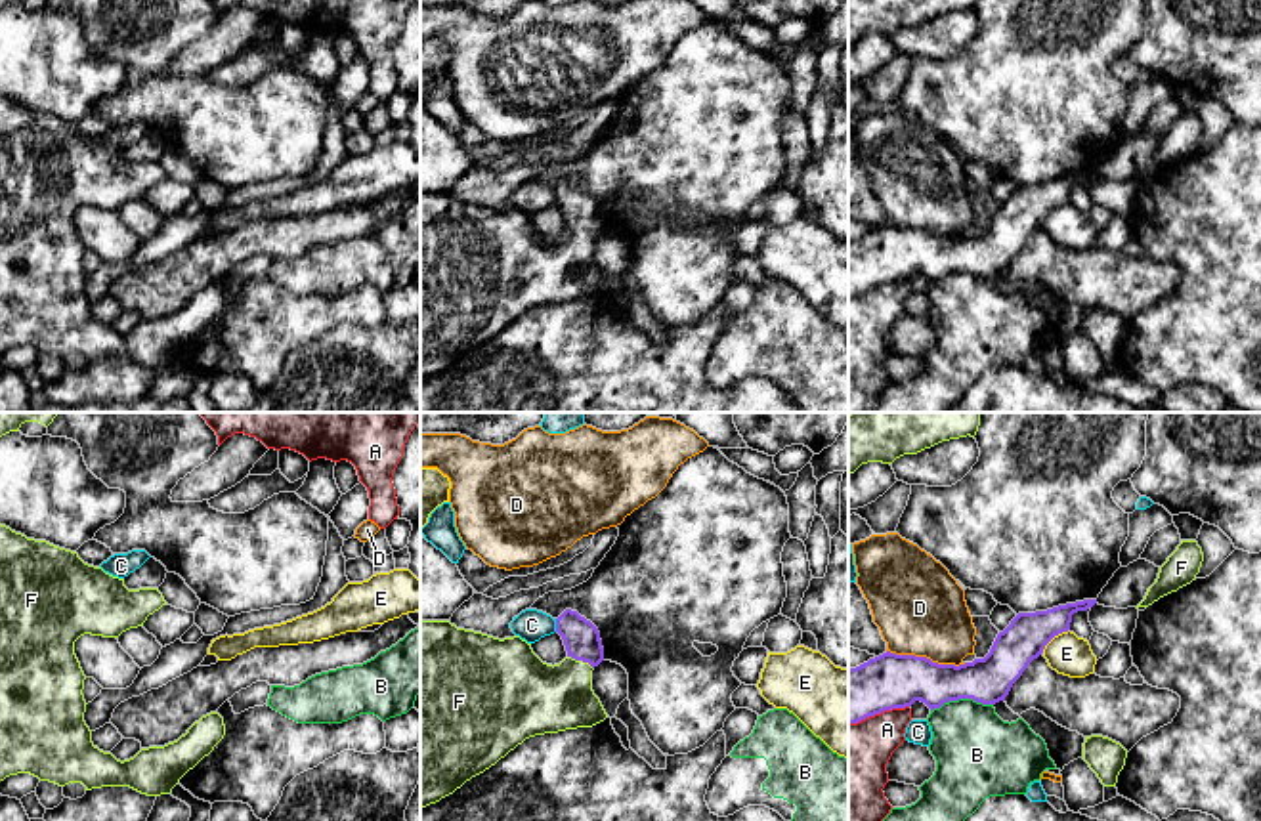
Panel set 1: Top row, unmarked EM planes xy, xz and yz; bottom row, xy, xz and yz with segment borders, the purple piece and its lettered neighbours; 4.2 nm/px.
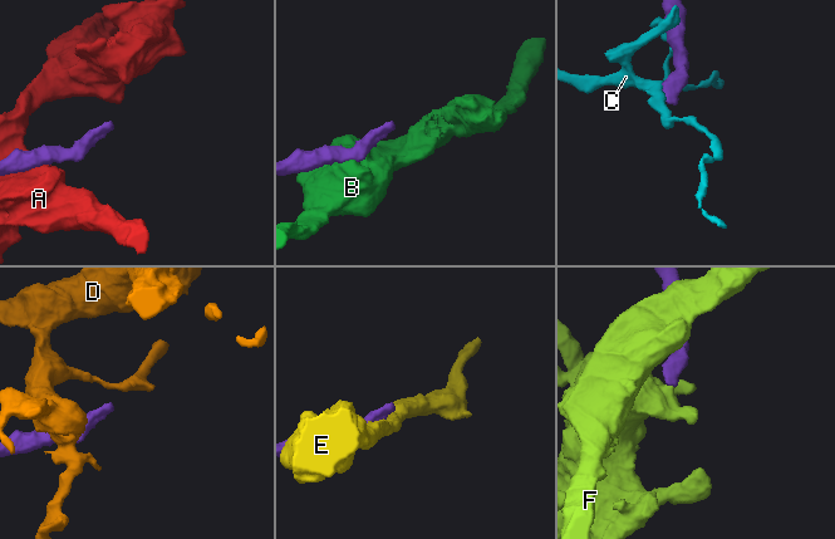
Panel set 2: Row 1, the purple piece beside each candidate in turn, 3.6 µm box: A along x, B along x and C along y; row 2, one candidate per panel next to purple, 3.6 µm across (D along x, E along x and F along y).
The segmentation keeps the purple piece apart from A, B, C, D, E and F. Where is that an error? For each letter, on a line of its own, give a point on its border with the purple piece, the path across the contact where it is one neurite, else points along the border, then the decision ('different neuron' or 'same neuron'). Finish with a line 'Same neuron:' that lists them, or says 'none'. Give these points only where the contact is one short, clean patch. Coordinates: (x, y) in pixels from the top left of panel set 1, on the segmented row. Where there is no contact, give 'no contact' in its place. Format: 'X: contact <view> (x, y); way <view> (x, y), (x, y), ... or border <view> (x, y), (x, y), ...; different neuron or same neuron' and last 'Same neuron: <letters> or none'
A: contact yz (877, 713); different neuron
B: contact yz (961, 697); border yz (992, 703), (950, 699), (931, 711); different neuron
C: contact xz (556, 625); different neuron
D: contact yz (925, 657); border yz (887, 650), (925, 655), (939, 663), (965, 663); different neuron
E: contact yz (1053, 636); border yz (1068, 629), (1059, 632), (1042, 652); different neuron
F: contact xz (581, 659); way xz (581, 638), (581, 659), (547, 694), (535, 697); same neuron
Same neuron: F

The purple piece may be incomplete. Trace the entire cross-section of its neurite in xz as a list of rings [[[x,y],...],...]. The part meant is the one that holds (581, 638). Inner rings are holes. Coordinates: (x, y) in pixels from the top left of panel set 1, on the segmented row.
[[[566,609],[556,619],[556,632],[567,657],[552,666],[520,636],[499,640],[457,628],[449,621],[420,621],[420,810],[453,794],[529,737],[592,727],[608,718],[592,691],[592,670],[604,661],[598,628],[577,611]]]

